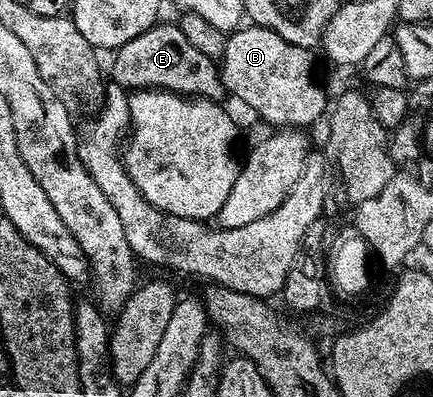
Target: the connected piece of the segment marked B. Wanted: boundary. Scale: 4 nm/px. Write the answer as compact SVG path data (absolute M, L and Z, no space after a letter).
M252 24L242 25L240 28L232 31L226 37L225 40L225 51L223 52L223 56L219 59L219 69L221 71L221 83L225 85L226 91L230 95L234 94L235 97L238 98L239 101L242 102L245 106L250 106L251 109L254 110L255 113L258 114L259 117L262 118L265 122L270 122L270 127L273 128L309 128L305 126L309 126L312 122L322 121L323 115L327 110L327 102L325 106L325 90L323 87L317 83L317 66L313 63L313 54L314 51L312 49L296 46L295 44L291 44L287 40L283 40L283 36L279 36L275 32L271 32L267 28L263 28L262 26L254 26Z

